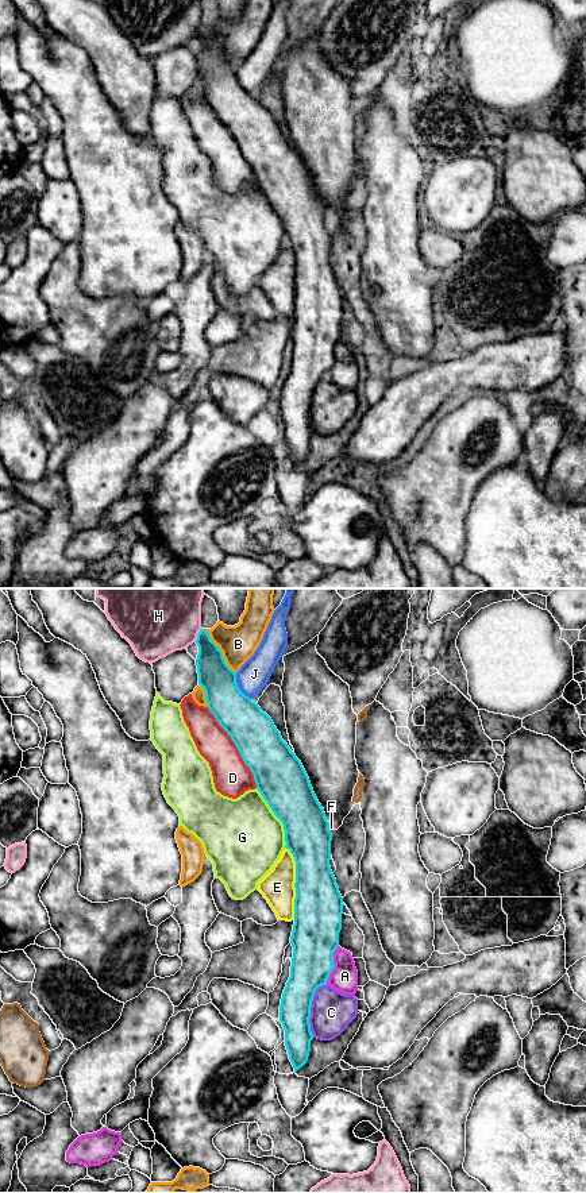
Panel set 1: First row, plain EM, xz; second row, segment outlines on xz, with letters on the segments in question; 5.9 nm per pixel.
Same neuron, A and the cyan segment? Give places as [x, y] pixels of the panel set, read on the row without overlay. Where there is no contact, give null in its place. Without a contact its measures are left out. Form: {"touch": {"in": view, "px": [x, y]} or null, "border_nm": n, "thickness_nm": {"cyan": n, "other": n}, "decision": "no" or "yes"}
{"touch": {"in": "xz", "px": [334, 361]}, "border_nm": 260, "thickness_nm": {"cyan": 280, "other": 160}, "decision": "no"}

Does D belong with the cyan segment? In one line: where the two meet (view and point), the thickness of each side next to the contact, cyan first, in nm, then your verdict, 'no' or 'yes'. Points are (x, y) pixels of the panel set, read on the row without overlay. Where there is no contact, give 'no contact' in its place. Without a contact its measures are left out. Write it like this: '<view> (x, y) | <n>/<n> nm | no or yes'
xz (236, 142) | 280/220 nm | yes

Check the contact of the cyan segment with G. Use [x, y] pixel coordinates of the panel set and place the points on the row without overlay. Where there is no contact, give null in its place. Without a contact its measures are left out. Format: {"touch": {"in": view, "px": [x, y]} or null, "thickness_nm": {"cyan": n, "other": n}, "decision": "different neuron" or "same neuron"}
{"touch": {"in": "xz", "px": [276, 211]}, "thickness_nm": {"cyan": 300, "other": 460}, "decision": "different neuron"}

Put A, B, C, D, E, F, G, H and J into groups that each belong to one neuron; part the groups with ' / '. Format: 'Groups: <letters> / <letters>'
Groups: A C / B / D / E / F / G / H / J

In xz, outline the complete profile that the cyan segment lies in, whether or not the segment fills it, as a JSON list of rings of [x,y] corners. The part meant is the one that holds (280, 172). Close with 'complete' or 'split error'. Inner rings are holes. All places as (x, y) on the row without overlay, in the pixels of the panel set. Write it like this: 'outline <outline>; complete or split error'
outline [[[207,24],[198,27],[196,39],[198,80],[205,86],[208,101],[198,101],[192,89],[180,101],[197,146],[209,158],[215,184],[221,190],[236,194],[248,185],[257,184],[261,188],[282,217],[285,243],[296,256],[294,320],[290,332],[293,352],[279,401],[285,441],[296,468],[309,452],[313,435],[309,418],[312,395],[316,385],[327,381],[335,363],[334,347],[339,341],[342,325],[344,300],[329,262],[332,228],[301,157],[282,135],[271,113],[239,85],[236,67],[227,61],[223,47]]]; split error

